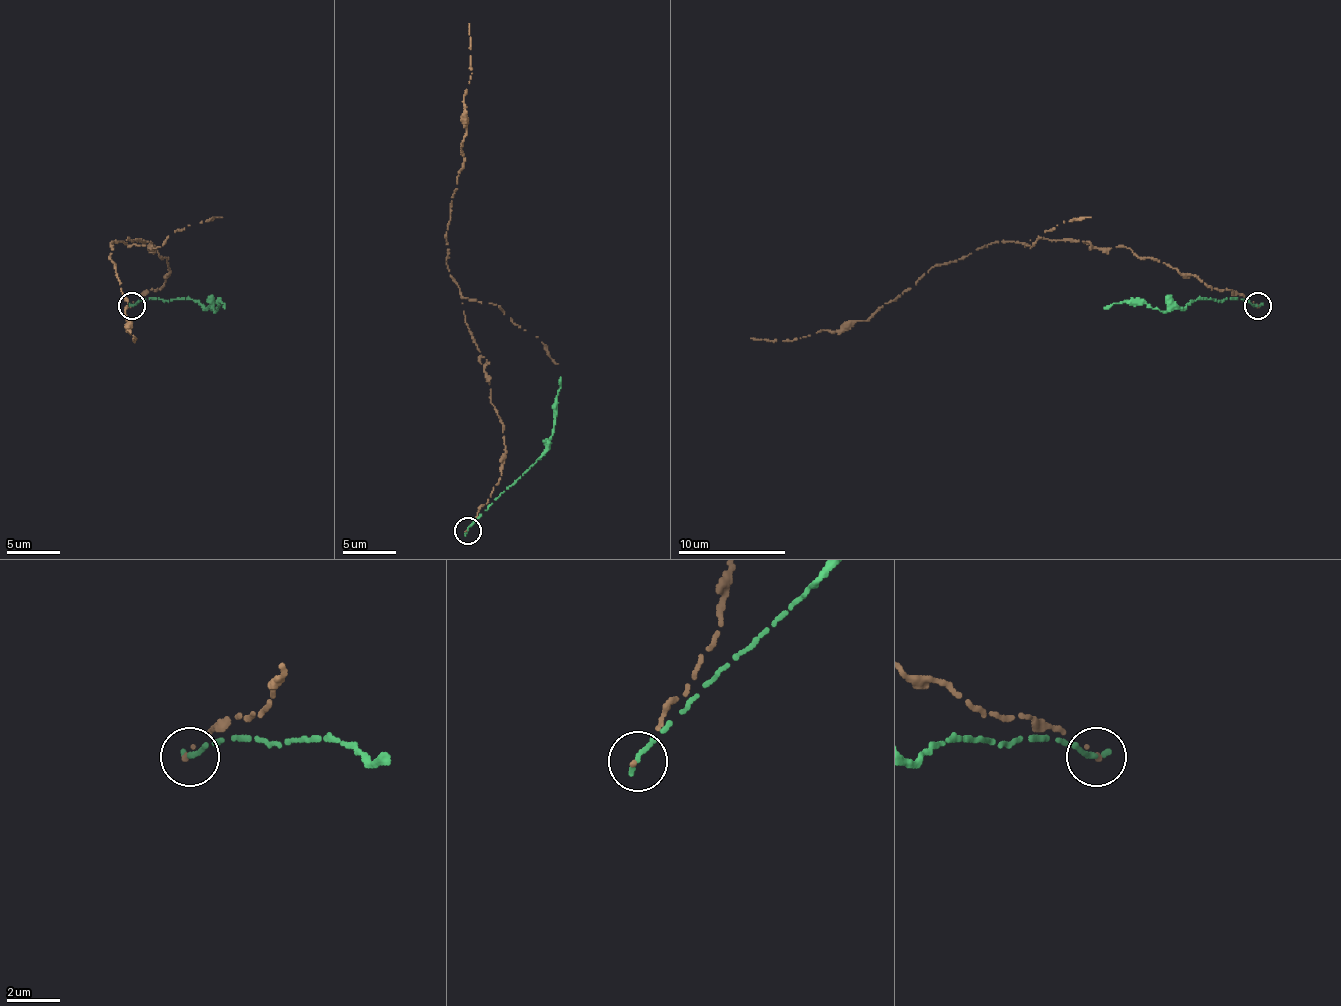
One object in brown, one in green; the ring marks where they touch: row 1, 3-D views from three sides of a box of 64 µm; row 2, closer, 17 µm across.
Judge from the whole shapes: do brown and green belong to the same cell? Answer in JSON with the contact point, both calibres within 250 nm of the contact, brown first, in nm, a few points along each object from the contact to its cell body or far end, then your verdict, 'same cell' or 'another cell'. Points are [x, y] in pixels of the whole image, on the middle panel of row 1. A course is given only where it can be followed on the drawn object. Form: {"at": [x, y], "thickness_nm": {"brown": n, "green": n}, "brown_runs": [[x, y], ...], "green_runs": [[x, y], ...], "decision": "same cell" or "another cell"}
{"at": [468, 530], "thickness_nm": {"brown": 130, "green": 220}, "brown_runs": [[467, 529], [502, 476], [505, 438], [448, 266], [445, 234], [464, 164], [470, 24]], "green_runs": [[467, 529], [542, 454], [550, 438], [561, 376]], "decision": "another cell"}

